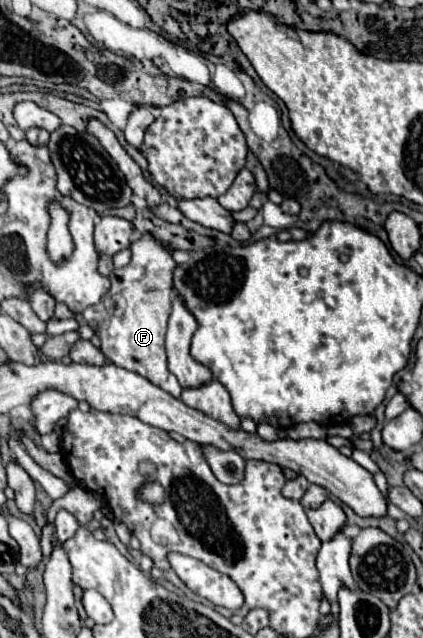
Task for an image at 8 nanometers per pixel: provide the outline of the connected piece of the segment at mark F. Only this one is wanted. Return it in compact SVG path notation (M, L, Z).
M143 235L139 241L131 245L131 261L127 267L115 269L111 279L111 289L93 307L83 311L83 319L99 337L101 353L123 369L131 369L153 385L161 387L169 395L181 395L181 385L167 369L167 355L165 355L165 331L167 319L171 313L171 293L173 293L173 255L169 249L159 245L151 235Z

